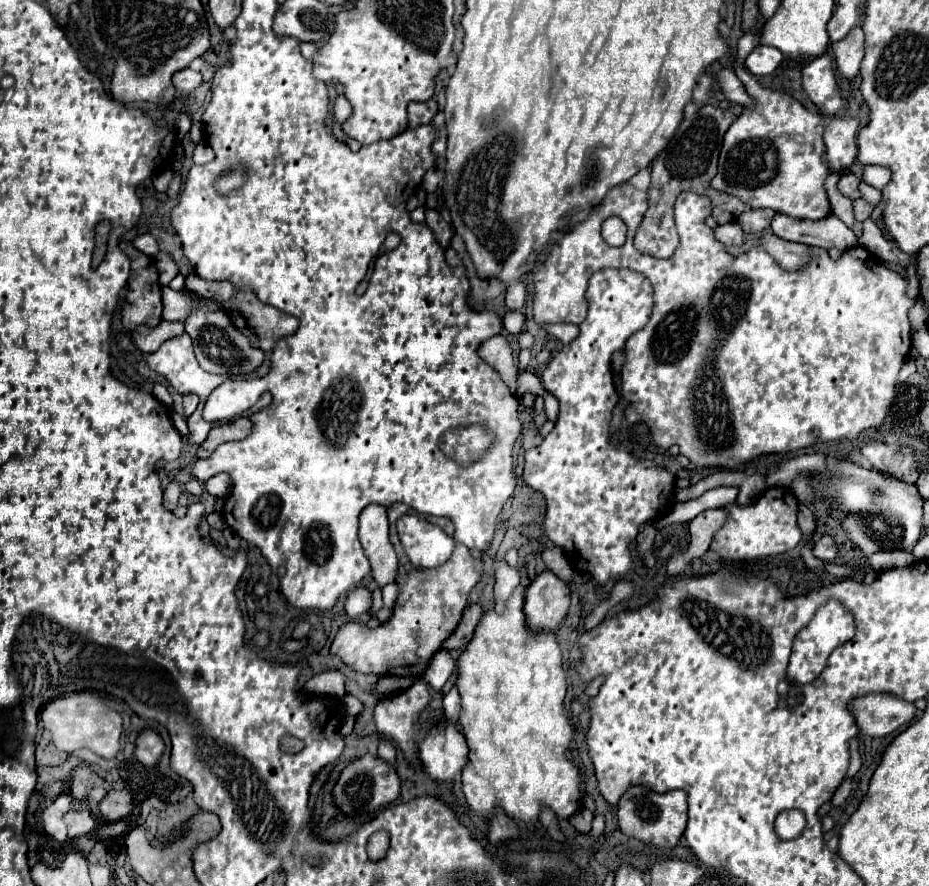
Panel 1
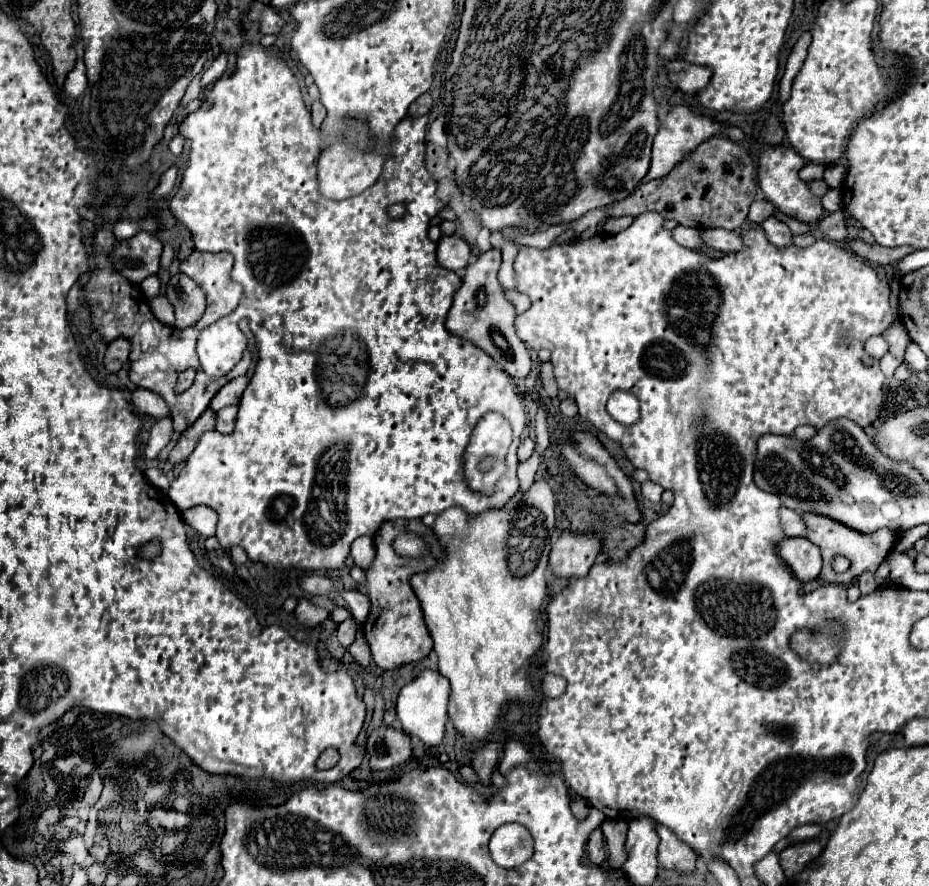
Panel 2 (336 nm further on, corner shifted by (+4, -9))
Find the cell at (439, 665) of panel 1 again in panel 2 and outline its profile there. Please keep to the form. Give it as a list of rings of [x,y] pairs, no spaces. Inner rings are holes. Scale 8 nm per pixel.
[[[425,669],[411,683],[407,683],[397,699],[397,717],[403,725],[403,731],[419,737],[425,745],[439,745],[445,735],[447,723],[447,703],[449,703],[449,681],[439,673]]]

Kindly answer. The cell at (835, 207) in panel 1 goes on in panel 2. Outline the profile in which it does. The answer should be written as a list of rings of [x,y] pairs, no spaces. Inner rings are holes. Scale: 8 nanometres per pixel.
[[[829,189],[829,191],[823,195],[821,203],[823,203],[823,209],[829,211],[829,213],[841,211],[841,209],[843,209],[843,203],[841,203],[841,189]]]

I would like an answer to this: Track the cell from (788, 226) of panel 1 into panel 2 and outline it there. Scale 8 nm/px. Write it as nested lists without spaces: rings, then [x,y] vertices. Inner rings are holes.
[[[777,217],[765,219],[765,221],[763,221],[763,229],[765,229],[769,241],[771,241],[775,247],[781,249],[781,247],[787,247],[787,245],[791,243],[791,237],[793,237],[791,229],[789,229],[783,221],[779,221]]]

